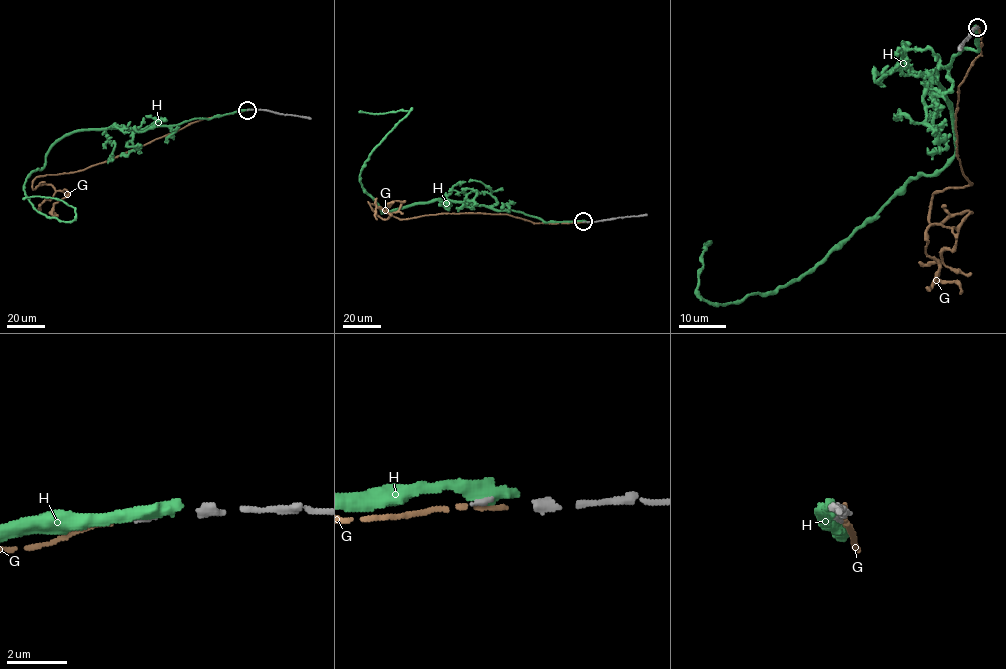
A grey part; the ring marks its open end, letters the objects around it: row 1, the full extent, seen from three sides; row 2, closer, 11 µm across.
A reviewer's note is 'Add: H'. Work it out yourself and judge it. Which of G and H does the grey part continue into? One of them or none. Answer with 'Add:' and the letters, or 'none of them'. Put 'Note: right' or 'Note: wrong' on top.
Note: wrong
Add: none of them

